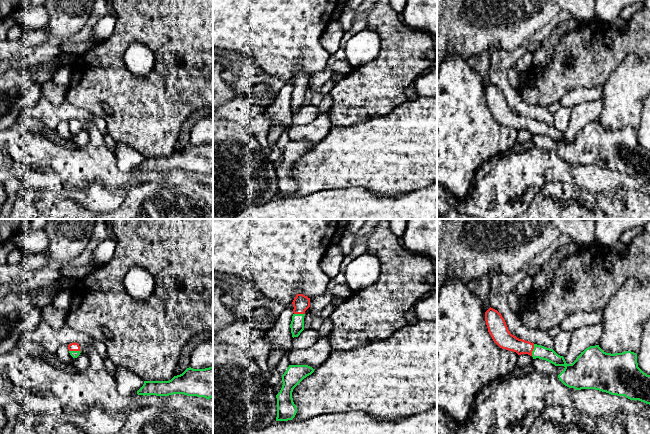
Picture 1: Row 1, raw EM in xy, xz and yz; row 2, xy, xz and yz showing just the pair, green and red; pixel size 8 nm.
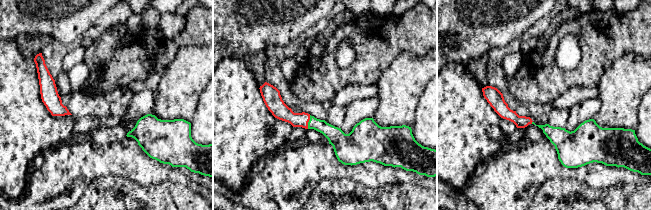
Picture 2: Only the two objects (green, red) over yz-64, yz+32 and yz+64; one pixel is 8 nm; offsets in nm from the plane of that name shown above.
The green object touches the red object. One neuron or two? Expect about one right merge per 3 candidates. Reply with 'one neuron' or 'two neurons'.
one neuron

